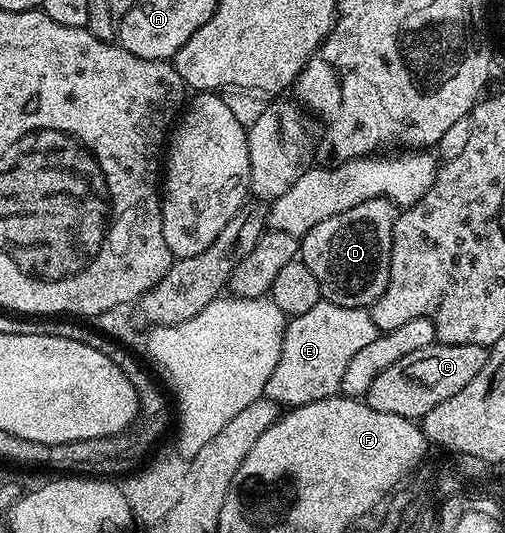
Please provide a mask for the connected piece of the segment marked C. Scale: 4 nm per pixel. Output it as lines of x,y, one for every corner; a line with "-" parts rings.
435,341
388,365
388,369
384,369
384,373
368,385
364,402
380,413
396,413
396,417
421,420
423,415
440,405
440,401
448,401
448,397
460,393
460,389
464,389
464,385
468,385
480,369
484,369
487,354
487,348
480,345
452,345

